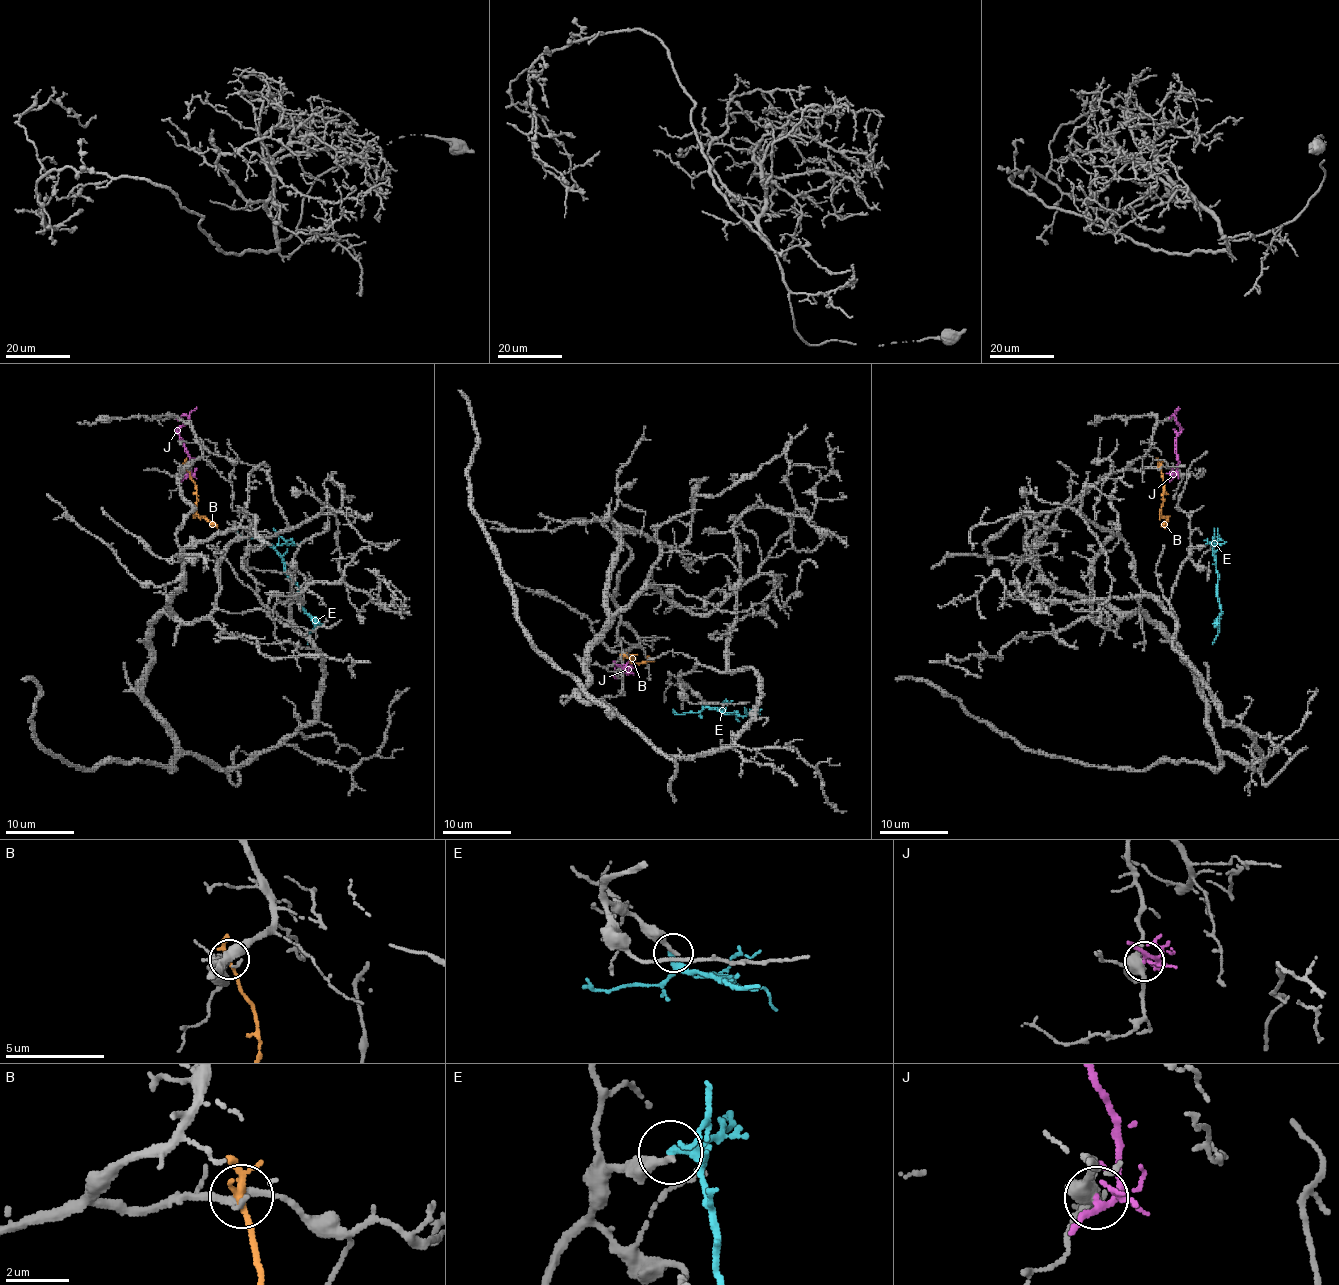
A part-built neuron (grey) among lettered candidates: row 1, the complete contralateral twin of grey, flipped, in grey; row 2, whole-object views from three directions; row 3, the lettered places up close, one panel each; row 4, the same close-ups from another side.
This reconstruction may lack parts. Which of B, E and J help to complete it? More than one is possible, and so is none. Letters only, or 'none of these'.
none of these

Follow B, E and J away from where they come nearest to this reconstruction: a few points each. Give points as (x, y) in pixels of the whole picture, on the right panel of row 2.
B: (1159, 467), (1163, 490), (1161, 514), (1168, 518), (1164, 528)
E: (1205, 543), (1212, 547), (1216, 558), (1221, 610), (1219, 632), (1212, 644)
J: (1176, 475), (1176, 438), (1181, 427), (1175, 417), (1166, 419)

